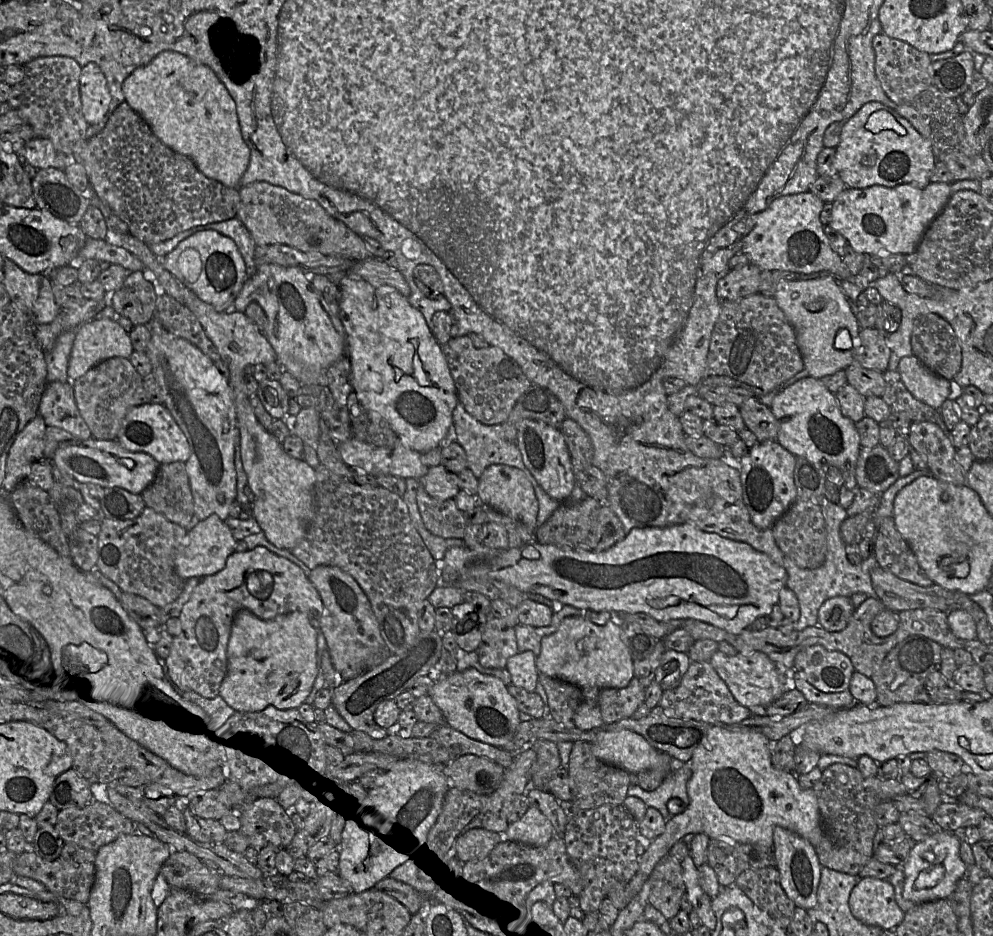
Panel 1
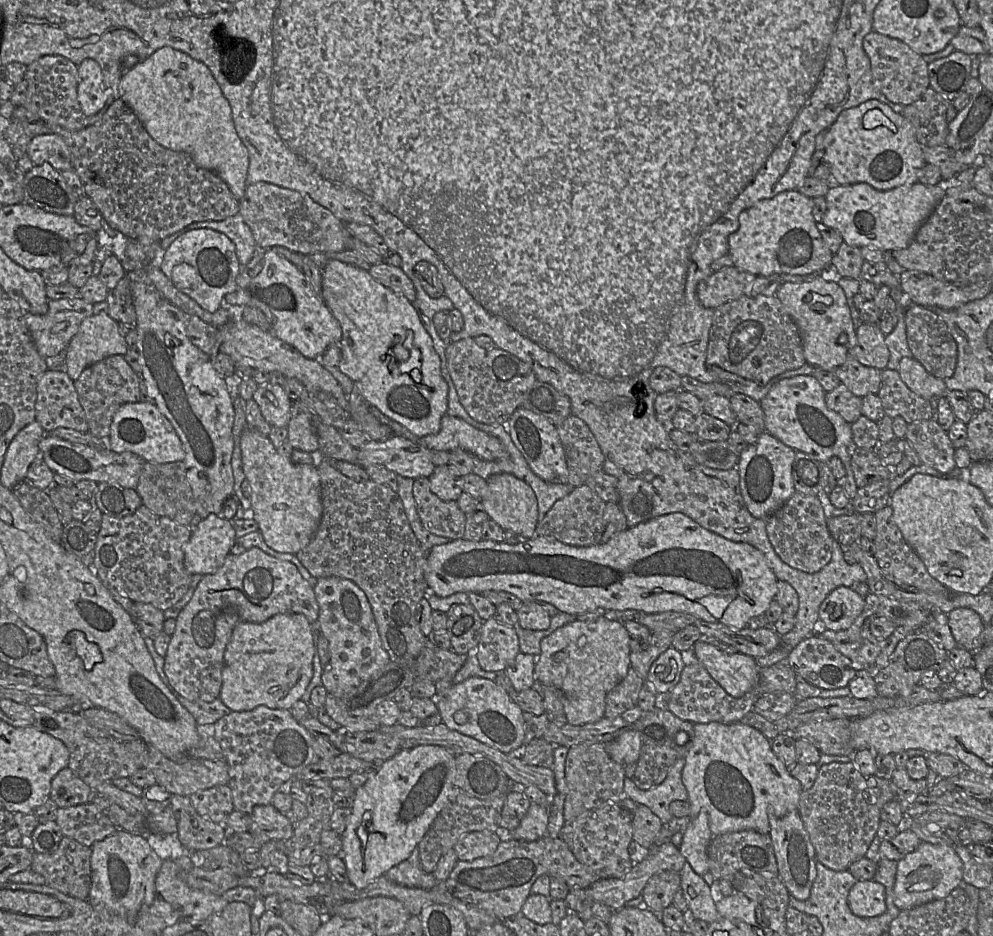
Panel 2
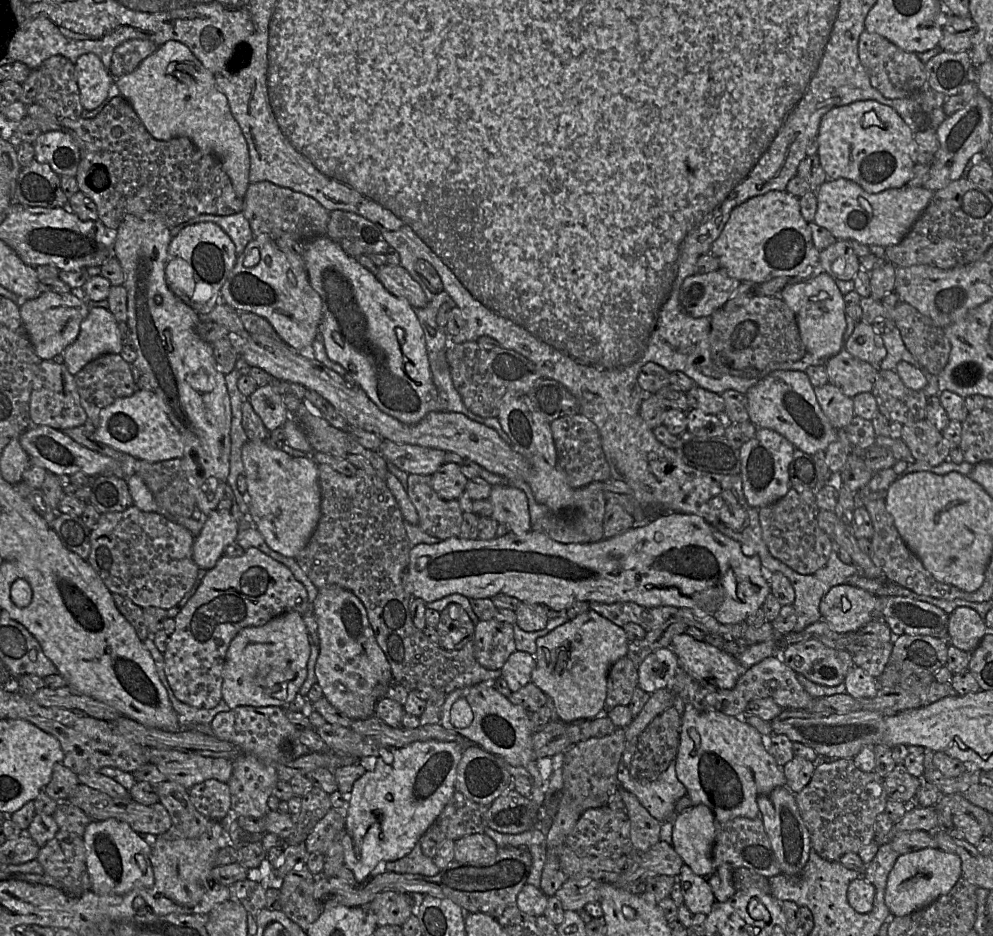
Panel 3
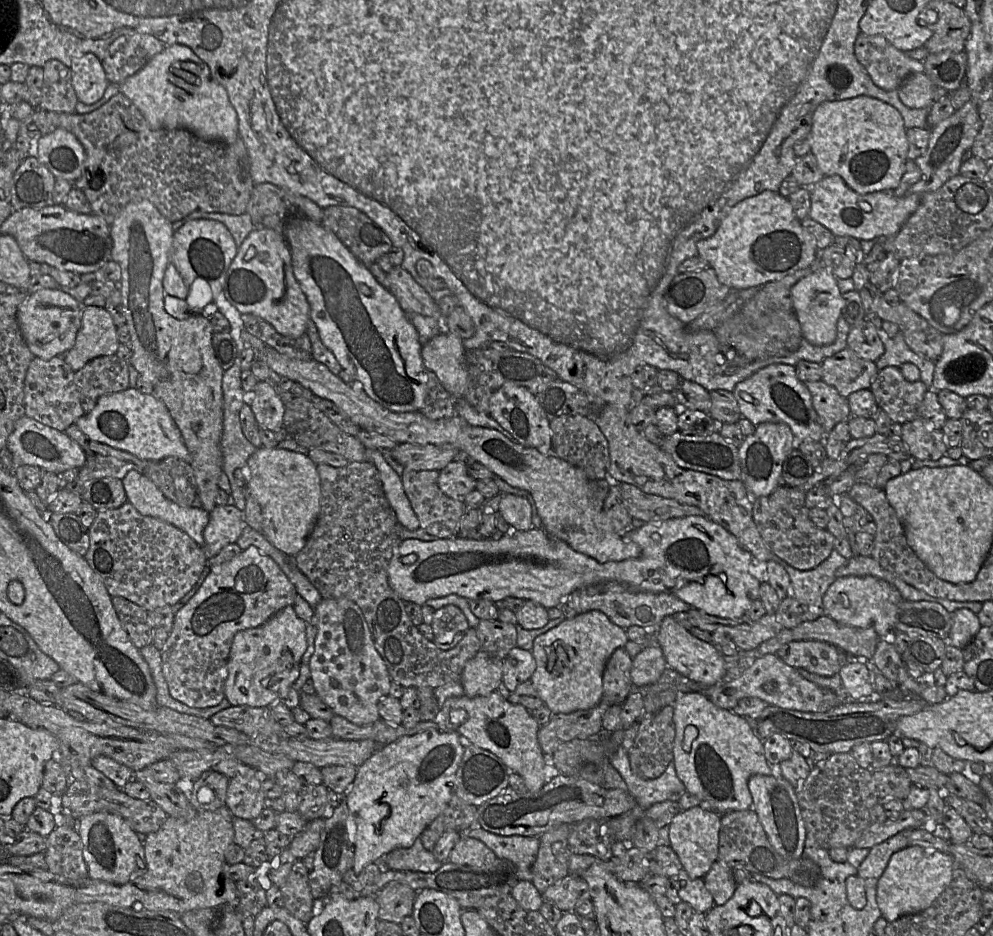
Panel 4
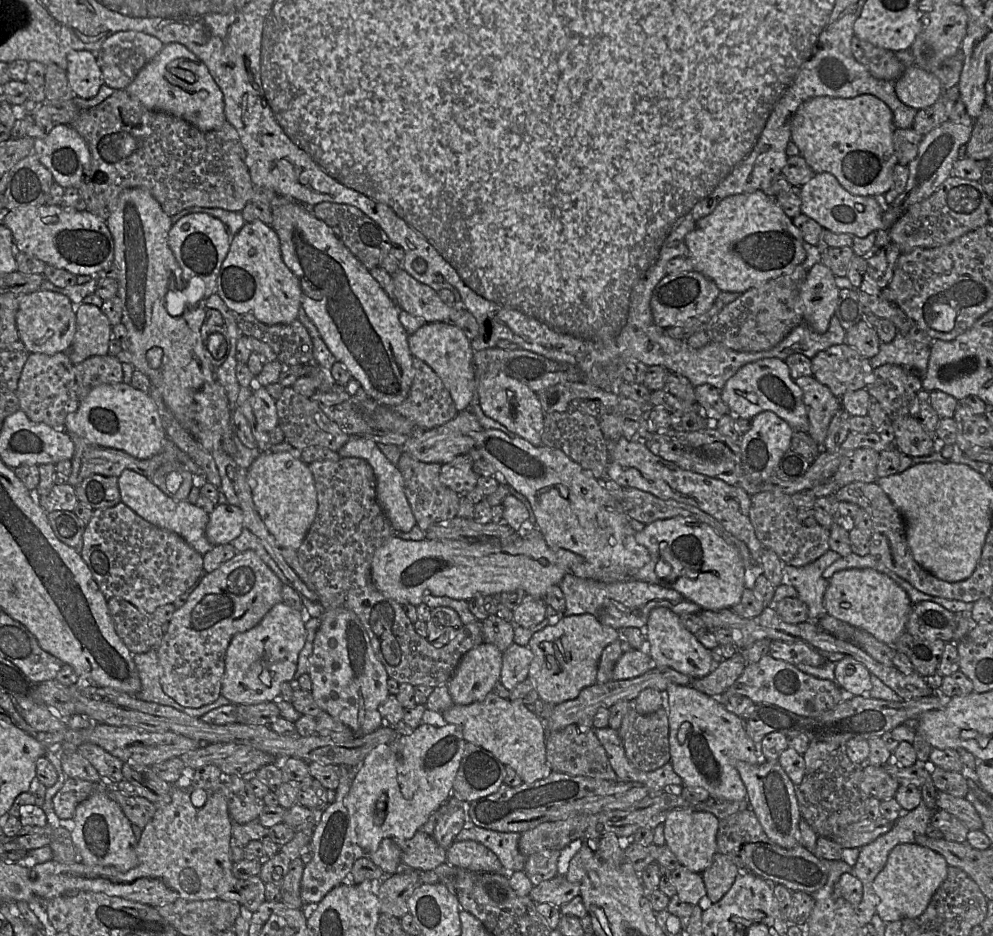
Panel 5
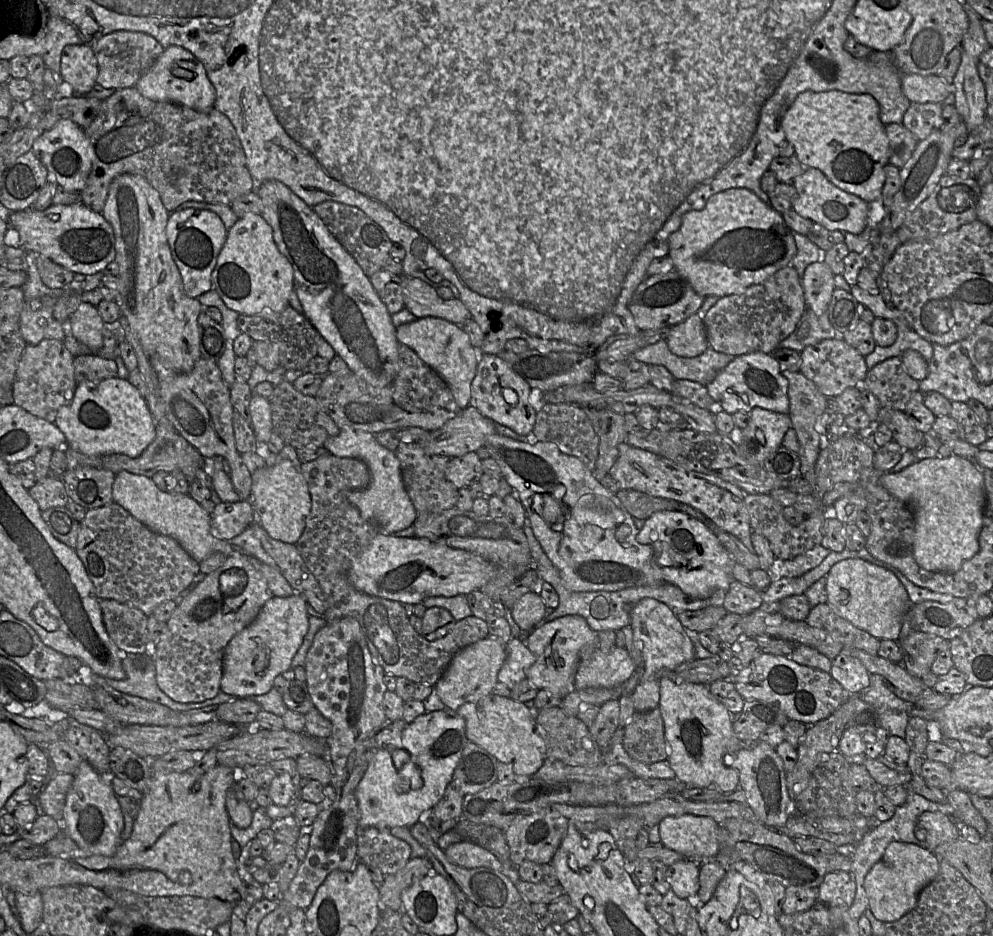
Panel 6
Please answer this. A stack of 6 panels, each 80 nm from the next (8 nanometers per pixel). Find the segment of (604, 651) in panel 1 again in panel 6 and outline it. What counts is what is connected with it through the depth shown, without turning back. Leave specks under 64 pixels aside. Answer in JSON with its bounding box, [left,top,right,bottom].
[524,615,598,698]

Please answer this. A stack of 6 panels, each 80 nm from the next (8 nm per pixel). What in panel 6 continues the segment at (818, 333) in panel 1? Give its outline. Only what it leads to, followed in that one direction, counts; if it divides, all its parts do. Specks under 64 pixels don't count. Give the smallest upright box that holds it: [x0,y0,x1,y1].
[802,261,835,315]

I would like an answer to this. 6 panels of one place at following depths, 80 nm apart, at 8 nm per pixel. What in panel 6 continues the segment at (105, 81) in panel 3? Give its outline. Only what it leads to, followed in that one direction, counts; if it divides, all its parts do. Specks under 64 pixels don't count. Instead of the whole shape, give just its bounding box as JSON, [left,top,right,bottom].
[61,44,98,95]

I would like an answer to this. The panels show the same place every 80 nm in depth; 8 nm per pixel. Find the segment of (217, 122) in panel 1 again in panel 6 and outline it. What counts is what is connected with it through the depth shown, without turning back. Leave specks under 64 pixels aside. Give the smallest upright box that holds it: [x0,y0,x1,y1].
[137,46,216,111]

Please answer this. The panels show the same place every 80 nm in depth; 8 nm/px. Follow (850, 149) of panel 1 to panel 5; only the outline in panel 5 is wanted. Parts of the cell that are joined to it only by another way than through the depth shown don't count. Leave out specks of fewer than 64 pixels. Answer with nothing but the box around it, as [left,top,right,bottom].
[791,95,898,196]

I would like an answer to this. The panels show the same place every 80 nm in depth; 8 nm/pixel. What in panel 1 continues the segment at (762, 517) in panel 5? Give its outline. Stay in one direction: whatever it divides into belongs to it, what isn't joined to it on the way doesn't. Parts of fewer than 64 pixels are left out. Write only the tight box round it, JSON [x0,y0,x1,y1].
[771,499,827,567]

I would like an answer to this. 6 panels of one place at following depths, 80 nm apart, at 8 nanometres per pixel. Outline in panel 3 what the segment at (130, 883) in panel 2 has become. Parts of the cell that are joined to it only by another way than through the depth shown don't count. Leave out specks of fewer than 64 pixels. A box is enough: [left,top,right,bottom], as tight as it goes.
[82,818,155,895]

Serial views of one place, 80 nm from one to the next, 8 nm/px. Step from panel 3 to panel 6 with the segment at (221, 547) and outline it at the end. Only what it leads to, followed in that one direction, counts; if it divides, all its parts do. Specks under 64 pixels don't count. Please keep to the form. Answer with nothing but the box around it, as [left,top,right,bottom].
[211,500,255,541]

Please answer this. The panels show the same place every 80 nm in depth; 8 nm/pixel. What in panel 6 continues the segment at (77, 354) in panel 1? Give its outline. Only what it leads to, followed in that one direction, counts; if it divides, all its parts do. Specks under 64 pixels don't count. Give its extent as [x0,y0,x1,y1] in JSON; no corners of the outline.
[70,302,104,351]

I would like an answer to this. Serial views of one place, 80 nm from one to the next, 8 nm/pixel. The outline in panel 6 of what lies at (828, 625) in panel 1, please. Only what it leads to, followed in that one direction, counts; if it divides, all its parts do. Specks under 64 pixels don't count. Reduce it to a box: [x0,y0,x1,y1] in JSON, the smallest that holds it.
[826,559,914,641]

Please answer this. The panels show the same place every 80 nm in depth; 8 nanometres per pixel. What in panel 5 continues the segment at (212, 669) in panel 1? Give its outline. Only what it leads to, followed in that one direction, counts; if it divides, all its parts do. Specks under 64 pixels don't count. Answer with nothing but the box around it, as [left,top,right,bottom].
[156,550,283,708]

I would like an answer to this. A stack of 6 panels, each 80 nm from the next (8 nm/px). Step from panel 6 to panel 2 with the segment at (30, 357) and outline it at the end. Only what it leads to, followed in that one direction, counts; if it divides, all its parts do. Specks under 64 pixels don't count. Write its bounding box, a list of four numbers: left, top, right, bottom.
[35,368,89,433]

